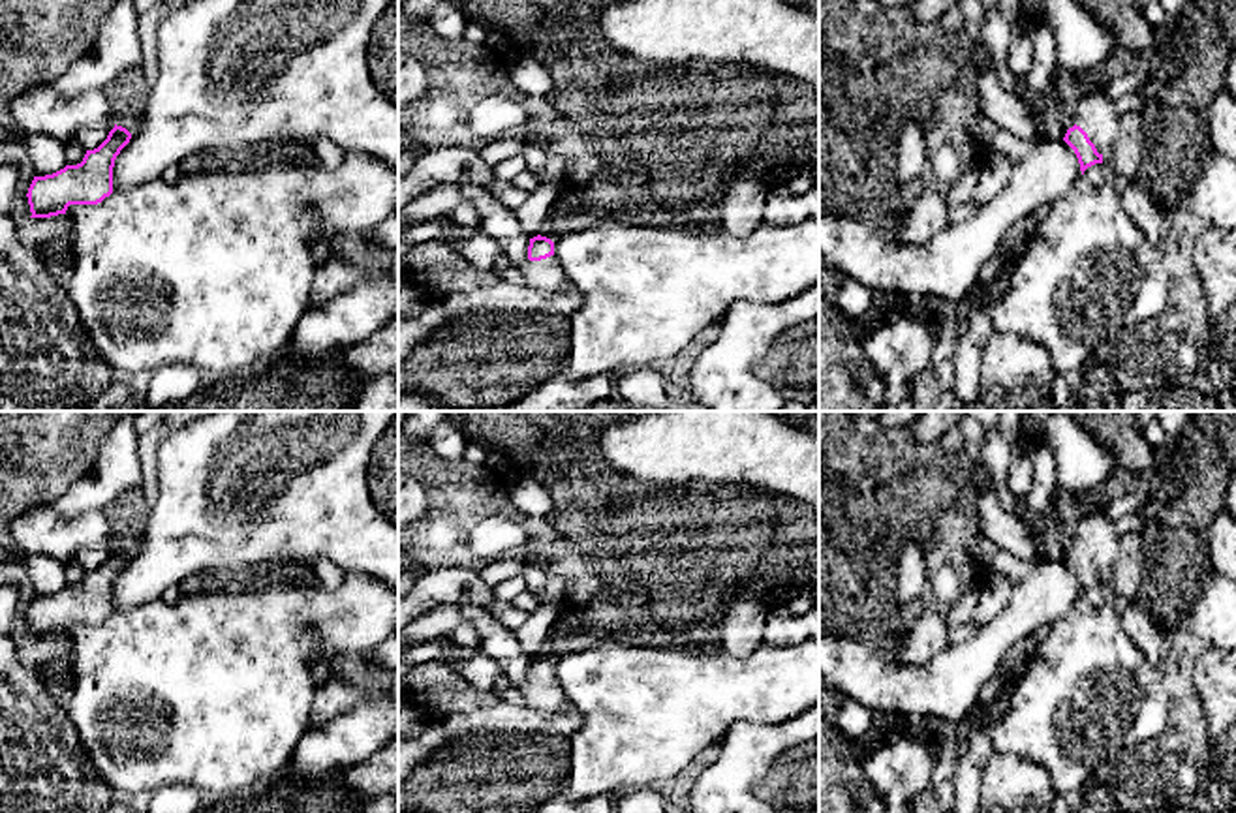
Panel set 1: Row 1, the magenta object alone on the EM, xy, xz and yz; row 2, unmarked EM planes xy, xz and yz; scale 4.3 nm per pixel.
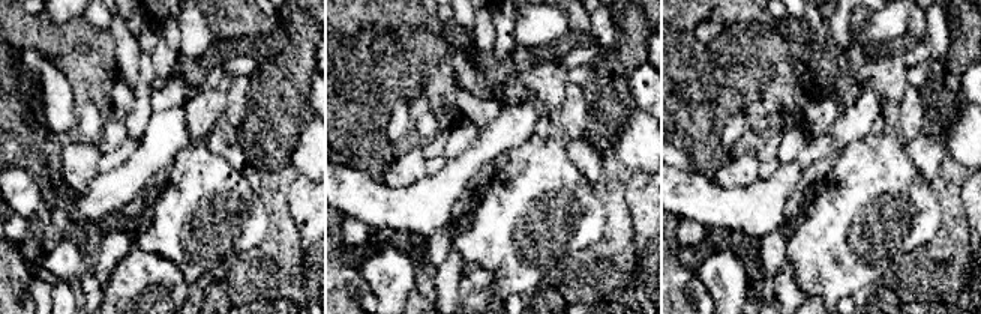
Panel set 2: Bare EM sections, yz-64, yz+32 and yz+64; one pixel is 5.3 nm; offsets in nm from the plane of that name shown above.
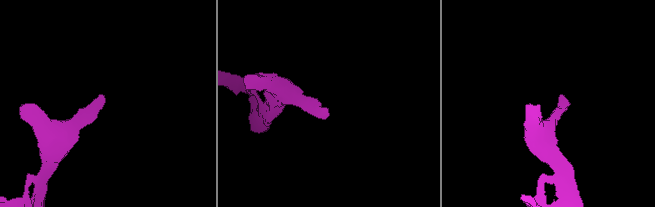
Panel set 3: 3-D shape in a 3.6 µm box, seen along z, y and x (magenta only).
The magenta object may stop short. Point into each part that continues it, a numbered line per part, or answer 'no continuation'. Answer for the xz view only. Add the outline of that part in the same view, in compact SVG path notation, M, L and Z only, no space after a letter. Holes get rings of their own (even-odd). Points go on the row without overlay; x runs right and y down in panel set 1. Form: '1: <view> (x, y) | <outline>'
1: xz (549, 695) | M554 676L541 682L528 682L528 685L522 689L522 697L526 706L535 710L565 712L571 708L571 700Z

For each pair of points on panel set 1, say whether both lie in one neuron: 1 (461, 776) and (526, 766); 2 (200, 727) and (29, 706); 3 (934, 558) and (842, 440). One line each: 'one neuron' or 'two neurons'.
1: one neuron
2: two neurons
3: one neuron

